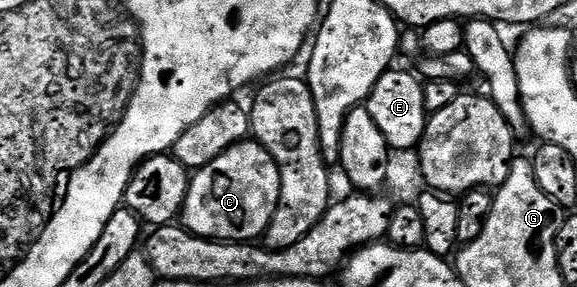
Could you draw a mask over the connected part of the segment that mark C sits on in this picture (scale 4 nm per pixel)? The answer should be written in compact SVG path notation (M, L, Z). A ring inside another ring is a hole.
M247 138L241 144L233 144L216 162L197 169L190 177L190 189L180 213L181 223L193 236L203 236L206 240L224 240L227 242L254 242L265 233L276 214L280 202L280 170L268 154L264 145Z

